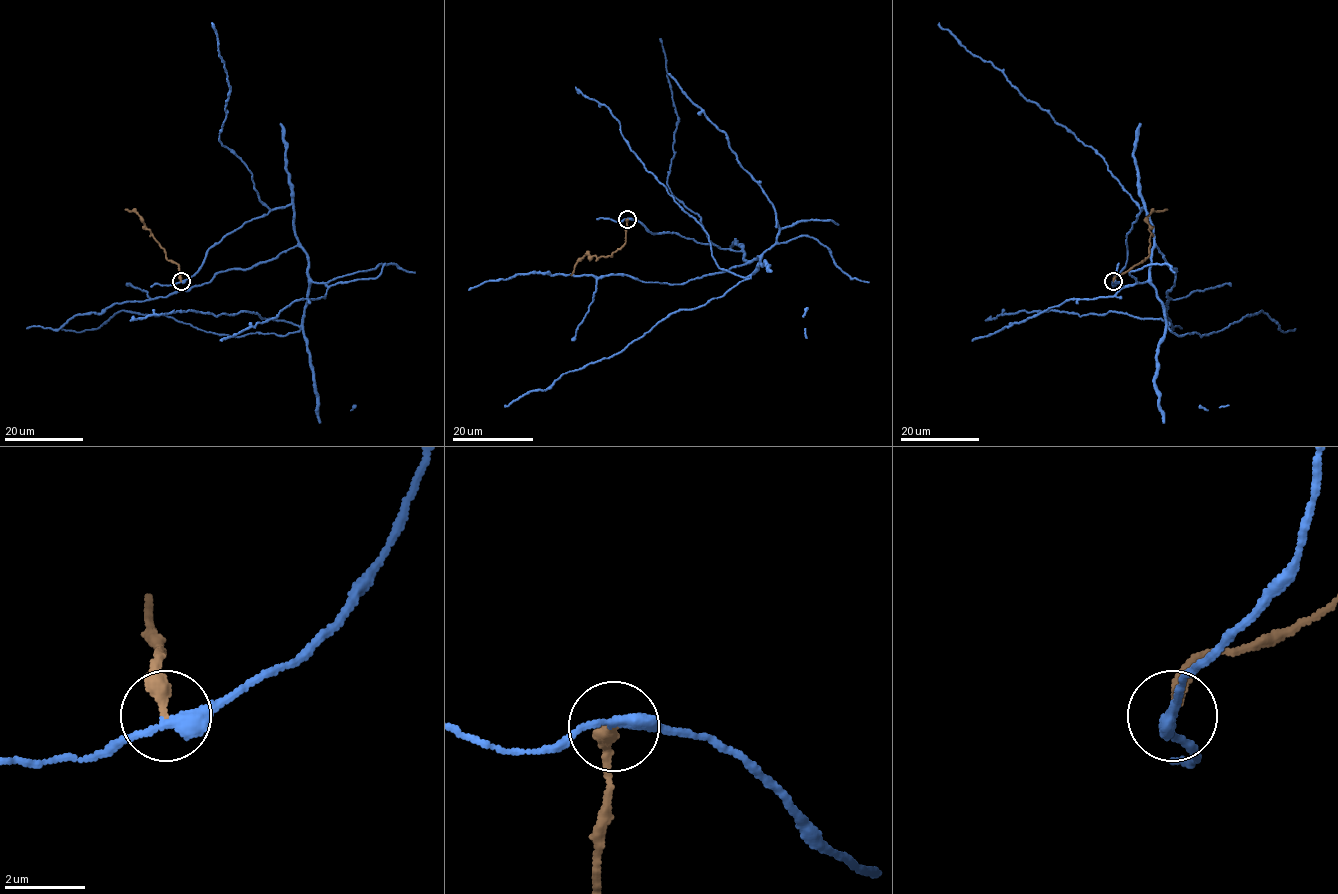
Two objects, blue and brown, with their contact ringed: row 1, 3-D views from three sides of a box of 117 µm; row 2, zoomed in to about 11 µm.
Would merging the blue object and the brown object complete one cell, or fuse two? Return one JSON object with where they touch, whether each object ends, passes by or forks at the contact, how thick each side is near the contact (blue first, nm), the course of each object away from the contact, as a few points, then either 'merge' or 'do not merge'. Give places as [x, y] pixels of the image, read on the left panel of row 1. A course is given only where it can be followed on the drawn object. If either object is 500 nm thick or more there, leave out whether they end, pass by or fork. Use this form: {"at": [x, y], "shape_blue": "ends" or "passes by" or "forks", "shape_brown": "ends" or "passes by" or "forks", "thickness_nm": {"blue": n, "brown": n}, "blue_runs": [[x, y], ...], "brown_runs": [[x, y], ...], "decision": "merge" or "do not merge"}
{"at": [181, 281], "shape_blue": "passes by", "shape_brown": "ends", "thickness_nm": {"blue": 260, "brown": 320}, "blue_runs": [[180, 280], [227, 234], [291, 204], [309, 283], [298, 331], [229, 336], [122, 310], [96, 329], [61, 329]], "brown_runs": [[180, 280], [178, 265], [168, 261], [140, 217], [125, 209]], "decision": "do not merge"}

